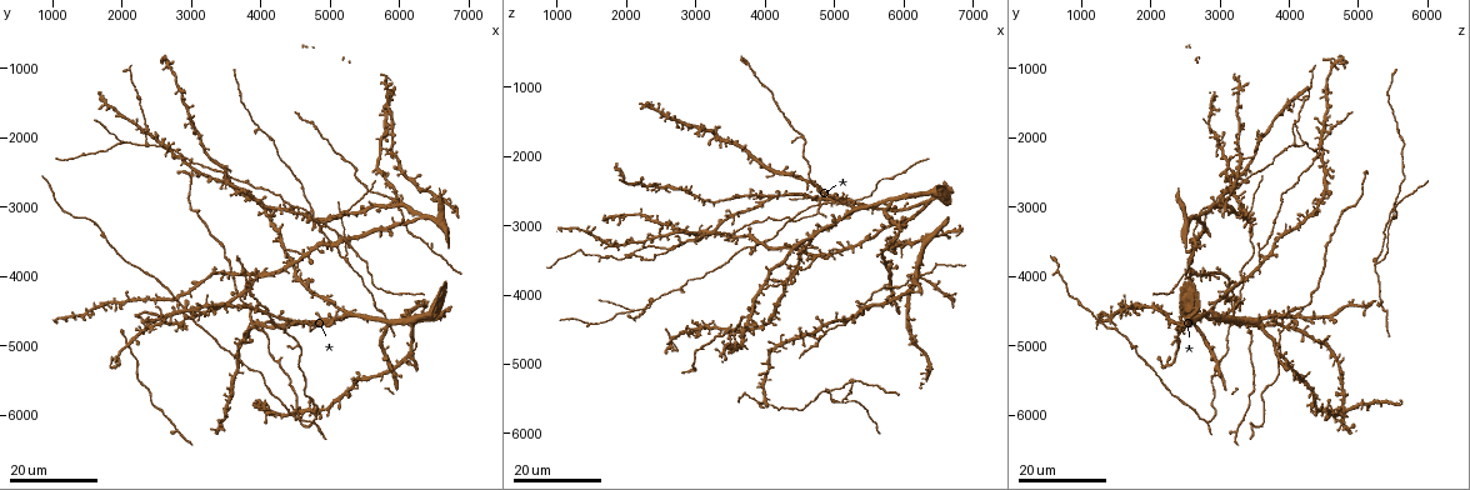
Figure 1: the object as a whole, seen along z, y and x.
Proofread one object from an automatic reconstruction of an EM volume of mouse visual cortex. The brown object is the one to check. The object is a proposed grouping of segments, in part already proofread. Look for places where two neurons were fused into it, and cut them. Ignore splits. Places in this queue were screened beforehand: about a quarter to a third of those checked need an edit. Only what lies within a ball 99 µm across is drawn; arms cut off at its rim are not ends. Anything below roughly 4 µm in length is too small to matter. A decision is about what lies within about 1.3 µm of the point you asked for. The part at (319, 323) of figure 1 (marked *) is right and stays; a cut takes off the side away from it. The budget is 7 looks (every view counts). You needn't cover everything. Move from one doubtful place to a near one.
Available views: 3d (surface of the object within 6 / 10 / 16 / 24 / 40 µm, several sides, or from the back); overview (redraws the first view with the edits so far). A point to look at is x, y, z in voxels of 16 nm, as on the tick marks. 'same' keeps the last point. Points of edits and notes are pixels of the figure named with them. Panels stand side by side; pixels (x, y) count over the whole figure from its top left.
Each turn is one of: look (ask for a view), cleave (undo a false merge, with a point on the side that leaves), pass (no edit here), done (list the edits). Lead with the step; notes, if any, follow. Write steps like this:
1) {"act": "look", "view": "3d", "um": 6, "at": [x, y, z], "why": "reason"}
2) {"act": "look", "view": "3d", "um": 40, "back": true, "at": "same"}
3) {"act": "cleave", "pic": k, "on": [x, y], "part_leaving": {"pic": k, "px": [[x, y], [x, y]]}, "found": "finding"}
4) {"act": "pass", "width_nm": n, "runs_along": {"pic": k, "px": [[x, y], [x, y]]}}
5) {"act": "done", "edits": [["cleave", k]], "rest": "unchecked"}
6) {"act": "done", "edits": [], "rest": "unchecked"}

{"act": "look", "view": "3d", "um": 24, "at": [4550, 5050, 1750], "why": "three arms meet"}

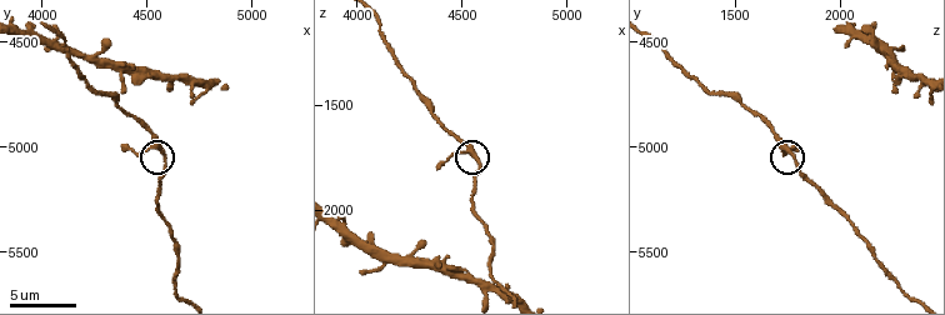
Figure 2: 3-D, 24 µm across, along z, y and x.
{"act": "look", "view": "3d", "um": 6, "at": [4560, 5000, 1740], "why": "closer look"}

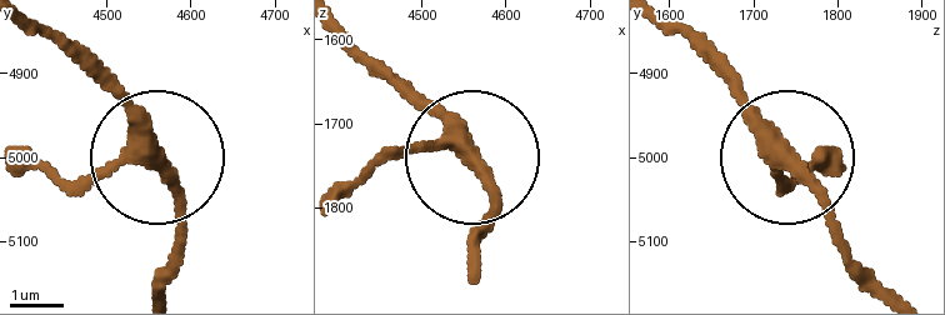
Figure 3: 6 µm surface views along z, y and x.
{"act": "pass", "arms": 3, "found": "all the same neuron"}

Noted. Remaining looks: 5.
{"act": "look", "view": "3d", "um": 24, "at": [2350, 2150, 4150], "why": "three arms meet"}

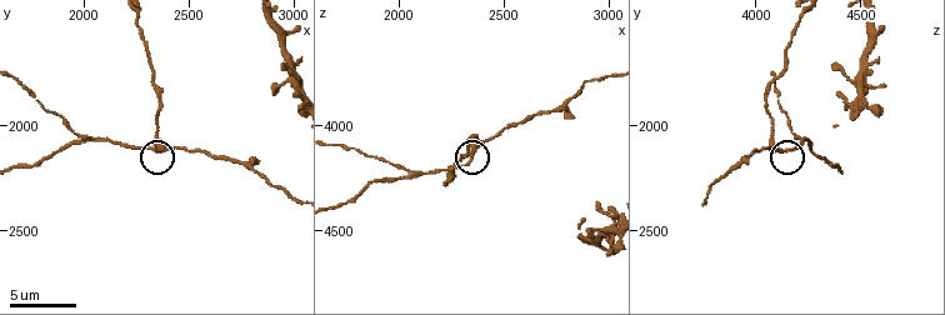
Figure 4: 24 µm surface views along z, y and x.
{"act": "look", "view": "3d", "um": 6, "at": [2360, 2100, 4110], "why": "closer look"}

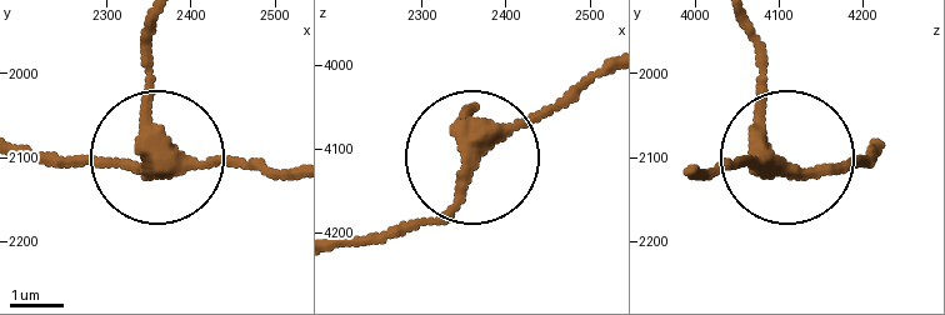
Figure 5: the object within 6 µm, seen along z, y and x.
{"act": "pass", "runs_along": {"pic": 5, "px": [[686, 169], [758, 169], [771, 155], [754, 25]]}, "found": "all the same neuron"}

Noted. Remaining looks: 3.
{"act": "look", "view": "3d", "um": 24, "at": [5250, 3850, 5250], "why": "three arms meet"}

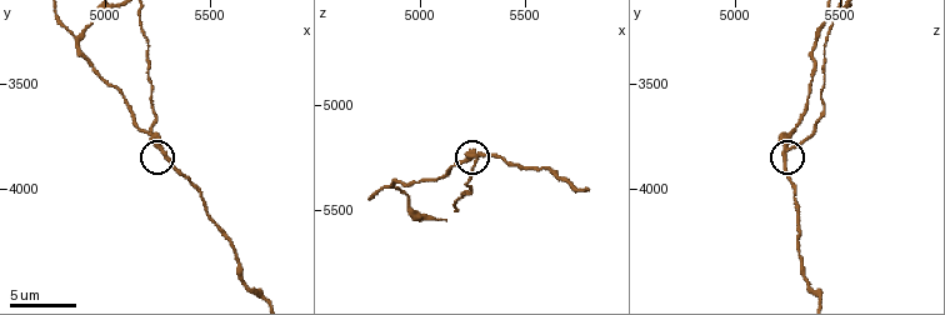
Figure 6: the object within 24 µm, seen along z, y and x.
{"act": "look", "view": "3d", "um": 10, "at": [5260, 3800, 5260]}

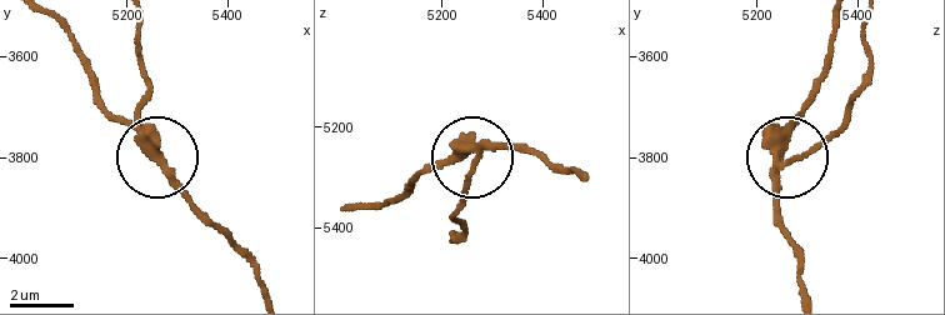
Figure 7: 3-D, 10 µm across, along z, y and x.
{"act": "cleave", "pic": 7, "on": [465, 180], "side_arm_um": 17, "part_leaving": {"pic": 7, "px": [[168, 175], [139, 114], [144, 81], [136, 25]]}, "found": "a second neuron is stuck on"}

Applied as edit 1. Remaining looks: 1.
{"act": "done", "edits": [["cleave", 7]], "rest": "unchecked"}

